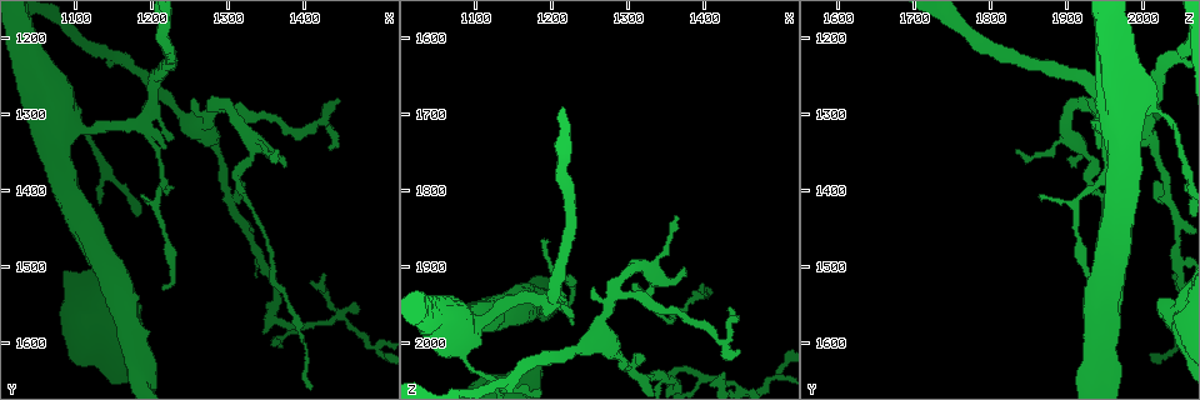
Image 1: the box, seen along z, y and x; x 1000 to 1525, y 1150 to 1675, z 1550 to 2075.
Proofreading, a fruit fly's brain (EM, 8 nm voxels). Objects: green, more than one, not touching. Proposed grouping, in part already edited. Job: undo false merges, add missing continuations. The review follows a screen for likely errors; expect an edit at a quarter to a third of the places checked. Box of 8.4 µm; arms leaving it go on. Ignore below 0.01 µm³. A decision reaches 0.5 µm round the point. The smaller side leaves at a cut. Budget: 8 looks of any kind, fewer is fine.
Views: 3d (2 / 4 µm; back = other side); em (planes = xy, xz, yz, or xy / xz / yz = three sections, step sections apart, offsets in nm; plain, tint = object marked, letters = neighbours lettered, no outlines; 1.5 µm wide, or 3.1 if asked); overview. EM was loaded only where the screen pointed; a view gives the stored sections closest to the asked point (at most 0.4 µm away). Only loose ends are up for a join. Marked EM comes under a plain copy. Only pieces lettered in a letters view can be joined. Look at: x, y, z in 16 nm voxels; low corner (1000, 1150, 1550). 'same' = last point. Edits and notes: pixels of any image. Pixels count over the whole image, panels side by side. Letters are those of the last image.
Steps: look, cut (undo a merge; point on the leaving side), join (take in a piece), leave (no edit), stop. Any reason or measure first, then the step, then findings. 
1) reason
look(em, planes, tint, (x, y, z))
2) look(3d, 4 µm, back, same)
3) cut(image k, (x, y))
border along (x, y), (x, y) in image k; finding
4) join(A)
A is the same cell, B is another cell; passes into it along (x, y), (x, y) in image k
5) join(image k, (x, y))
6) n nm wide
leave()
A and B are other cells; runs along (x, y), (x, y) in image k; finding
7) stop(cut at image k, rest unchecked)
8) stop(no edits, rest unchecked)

branch point
look(em, planes, letters, (1305, 1415, 2035))

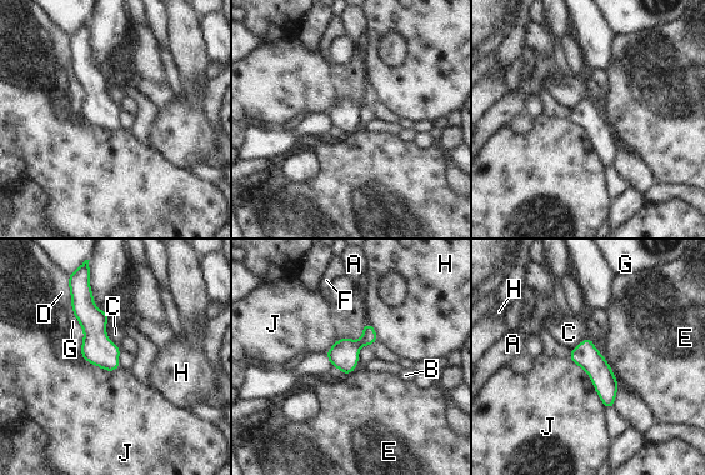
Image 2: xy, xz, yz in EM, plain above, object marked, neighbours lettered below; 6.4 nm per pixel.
leave()
A, B, C, D, E, F, G, H and J are other cells; border along (106, 320), (106, 336), (118, 346) in image 2; all the same neuron

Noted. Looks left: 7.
look(em, planes, letters, (1285, 1285, 1940))

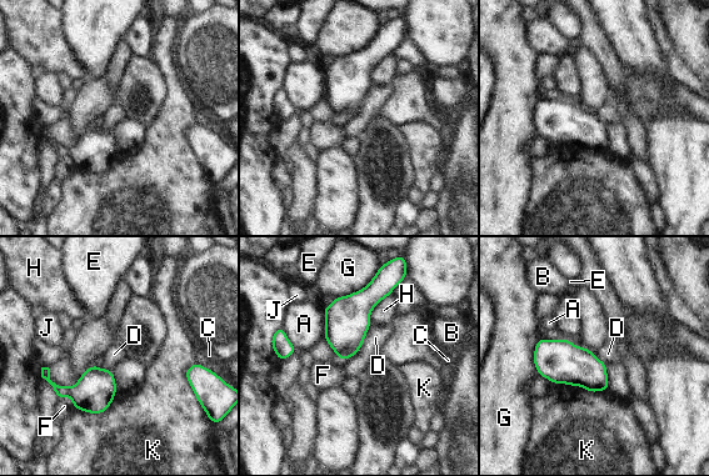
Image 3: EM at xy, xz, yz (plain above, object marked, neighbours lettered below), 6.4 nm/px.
leave()
A, B, C, D, E, F, G, H, J and K are other cells; border along (370, 326), (363, 345), (344, 361) in image 3; one neuron here

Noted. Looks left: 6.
an open end
look(em, planes, letters, (1445, 1280, 2010))

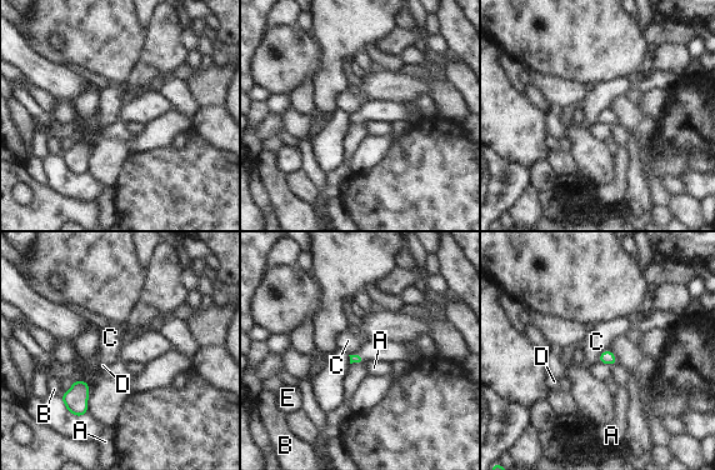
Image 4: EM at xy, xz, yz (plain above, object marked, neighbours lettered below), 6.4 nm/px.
C touches over 90 nm
leave()
A, B, C, D and E are other cells; border along (608, 348), (598, 356) in image 4; none of them fits

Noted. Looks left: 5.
stop(no edits, rest unchecked)

